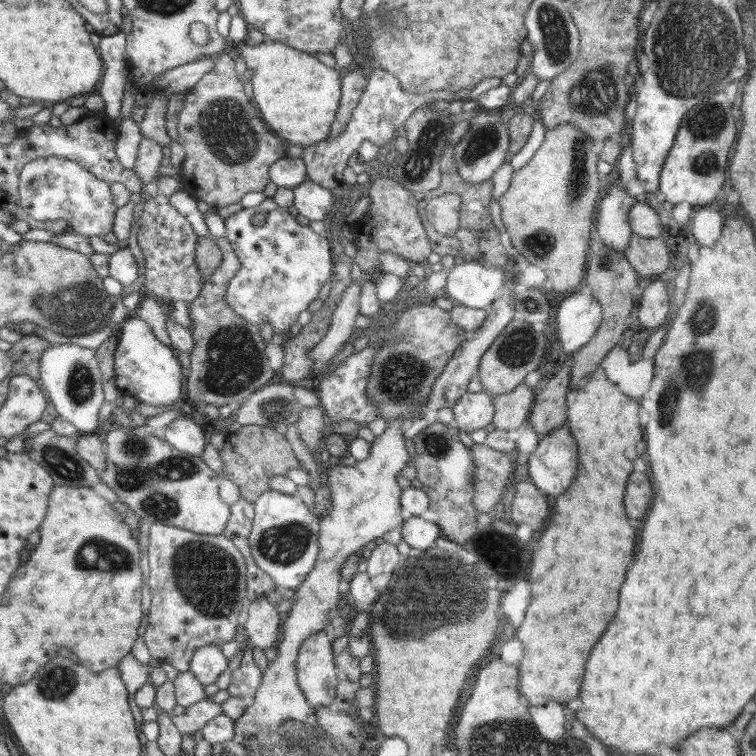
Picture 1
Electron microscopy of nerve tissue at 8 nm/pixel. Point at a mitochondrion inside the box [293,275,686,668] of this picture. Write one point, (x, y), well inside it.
(407, 607)

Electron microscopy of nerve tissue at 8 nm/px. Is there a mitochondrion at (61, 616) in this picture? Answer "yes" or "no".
no

